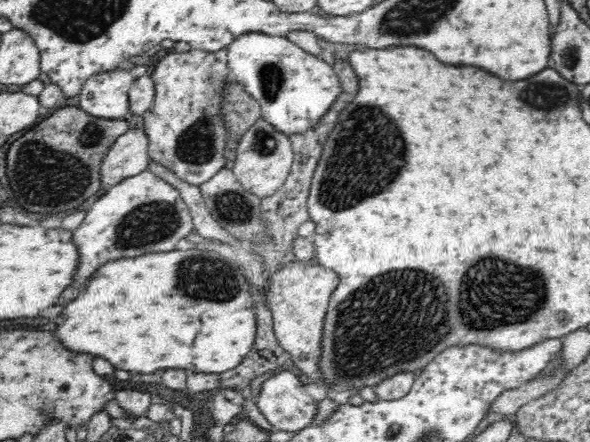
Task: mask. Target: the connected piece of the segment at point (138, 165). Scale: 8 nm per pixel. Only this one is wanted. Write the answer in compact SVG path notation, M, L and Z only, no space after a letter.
M146 127L131 128L117 138L102 164L101 176L108 185L148 171L151 166L150 137Z

